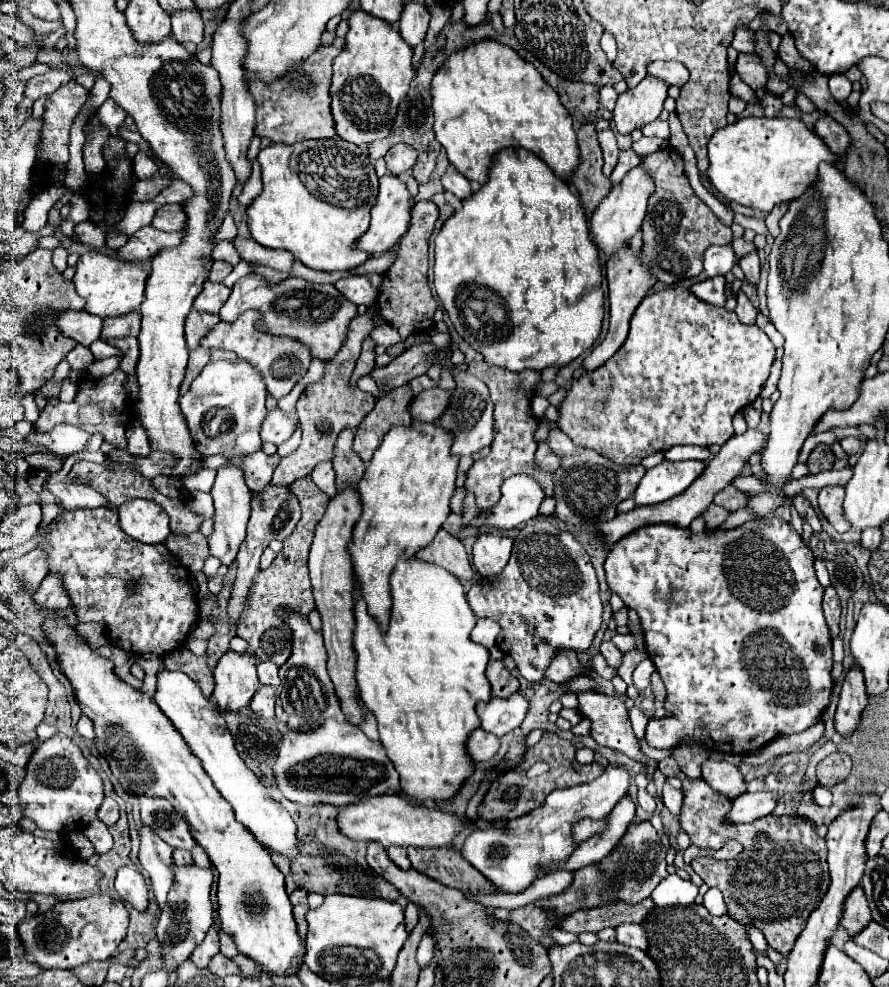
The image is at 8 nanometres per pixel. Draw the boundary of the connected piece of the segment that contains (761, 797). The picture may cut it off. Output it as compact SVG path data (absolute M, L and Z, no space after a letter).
M760 791L760 793L744 793L738 801L732 803L728 813L728 821L736 823L752 823L764 815L770 815L778 805L780 795L776 791Z

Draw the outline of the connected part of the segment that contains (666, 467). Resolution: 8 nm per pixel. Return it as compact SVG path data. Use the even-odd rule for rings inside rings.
M662 461L646 471L634 491L636 505L656 505L686 491L692 481L704 471L704 461Z

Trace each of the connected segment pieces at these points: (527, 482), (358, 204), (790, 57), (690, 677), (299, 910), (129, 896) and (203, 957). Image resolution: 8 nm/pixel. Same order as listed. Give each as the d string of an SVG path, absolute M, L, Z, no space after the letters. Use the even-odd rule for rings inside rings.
M516 475L504 481L502 497L488 513L484 525L492 529L518 529L522 523L538 515L538 507L544 499L540 485L530 477Z
M314 139L314 141L302 141L302 143L294 143L294 145L274 143L274 145L270 145L270 147L266 147L266 149L260 151L258 161L262 165L262 183L264 183L264 189L254 199L254 203L248 207L248 229L250 229L250 235L252 235L254 241L258 241L260 245L270 247L270 249L286 249L296 259L300 259L306 267L316 269L316 271L350 271L350 269L360 267L364 261L368 261L372 257L372 253L360 251L360 249L354 247L354 243L368 231L370 209L374 207L376 197L378 197L378 177L376 177L374 165L370 163L366 147L356 147L356 145L352 145L348 141L340 141L340 139Z
M790 33L783 35L778 50L779 58L787 65L788 68L795 68L804 72L814 70L814 66L802 57L794 43L794 39Z
M764 517L748 521L736 529L730 531L704 531L704 533L692 533L690 529L680 529L674 525L646 525L640 529L640 533L632 533L632 537L626 537L620 541L620 545L612 545L608 551L604 569L608 577L610 591L620 595L624 605L628 609L634 609L640 617L640 625L644 629L644 641L646 651L650 659L654 661L658 673L664 679L668 697L664 703L664 709L672 715L662 717L660 721L648 721L646 727L646 743L656 749L676 749L684 745L702 745L710 751L720 751L728 755L748 755L744 751L756 751L776 737L802 733L808 727L816 725L822 717L822 713L830 705L832 697L832 637L824 621L822 613L822 595L824 589L818 583L814 575L814 553L804 545L798 531L782 521L780 517ZM814 643L822 645L822 651L814 649Z
M296 889L290 893L290 901L294 905L294 919L298 923L298 933L304 939L306 937L306 911L308 911L308 891L306 889Z
M120 867L118 877L116 877L116 891L118 895L132 903L138 911L146 911L150 899L148 899L148 887L144 877L132 869L132 867Z
M210 929L208 933L206 933L206 939L194 949L194 953L192 953L192 963L196 965L196 967L206 967L208 965L208 961L214 957L218 953L218 933L214 931L214 929Z

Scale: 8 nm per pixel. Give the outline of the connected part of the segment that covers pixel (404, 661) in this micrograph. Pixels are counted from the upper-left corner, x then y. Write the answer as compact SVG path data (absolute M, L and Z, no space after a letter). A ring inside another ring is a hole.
M404 559L396 565L392 577L390 577L390 585L392 585L392 615L390 615L390 627L386 633L382 633L380 625L366 613L366 605L364 601L356 599L354 605L354 615L356 615L356 631L354 631L354 649L358 653L358 669L356 669L356 679L358 679L358 687L360 687L360 699L364 701L364 705L372 711L372 715L378 719L378 733L380 733L380 743L386 749L386 755L392 759L396 771L400 773L400 789L406 797L416 799L418 803L424 803L428 799L432 801L448 801L452 797L456 797L456 793L462 789L462 785L466 783L466 779L472 775L474 771L474 761L466 751L466 741L470 737L470 733L474 729L480 727L480 719L476 715L476 705L480 701L488 703L492 699L492 689L490 689L490 681L486 677L486 663L488 663L488 649L474 643L470 639L470 631L476 625L476 617L472 615L472 609L466 601L466 593L462 583L452 577L446 569L440 569L438 565L426 565L418 559Z

